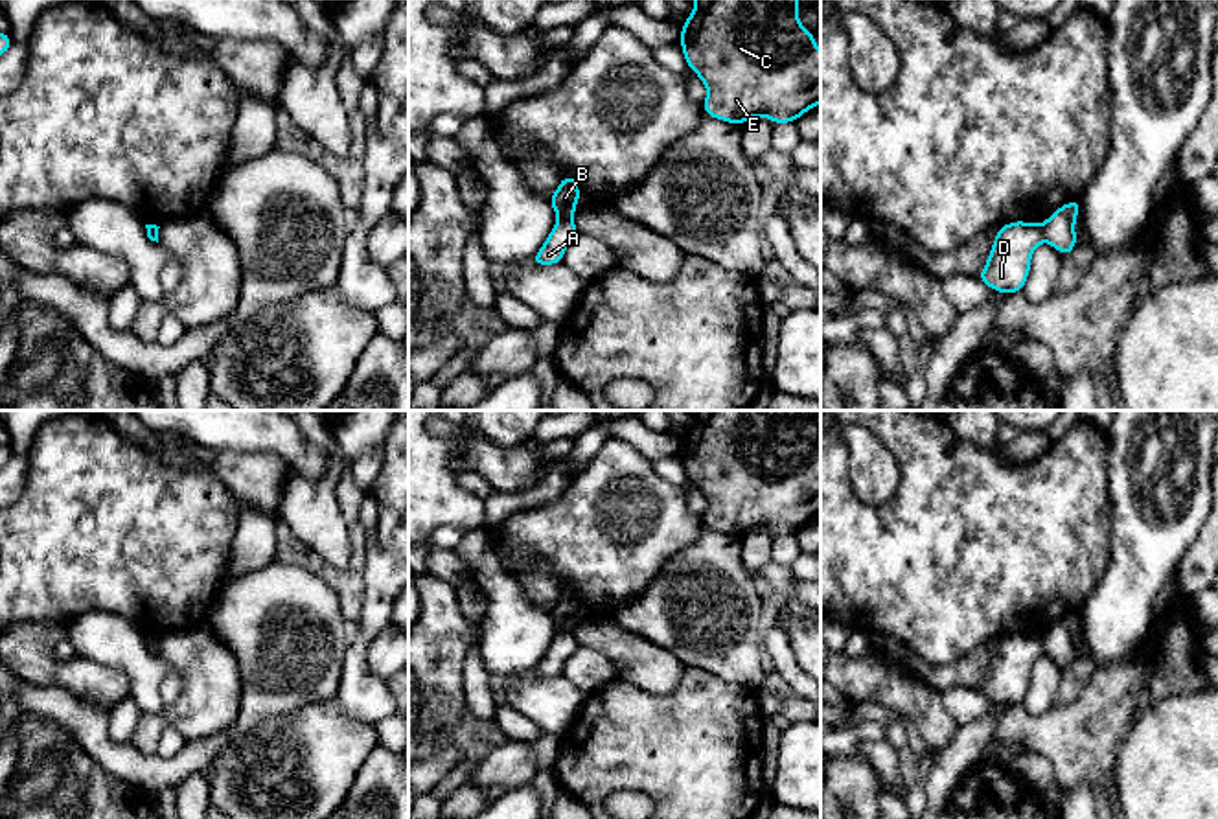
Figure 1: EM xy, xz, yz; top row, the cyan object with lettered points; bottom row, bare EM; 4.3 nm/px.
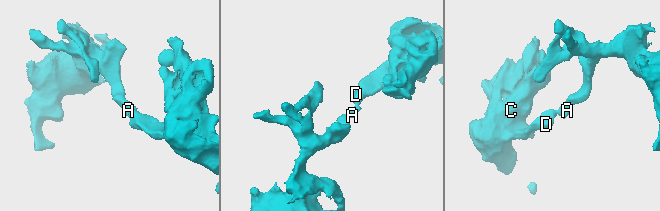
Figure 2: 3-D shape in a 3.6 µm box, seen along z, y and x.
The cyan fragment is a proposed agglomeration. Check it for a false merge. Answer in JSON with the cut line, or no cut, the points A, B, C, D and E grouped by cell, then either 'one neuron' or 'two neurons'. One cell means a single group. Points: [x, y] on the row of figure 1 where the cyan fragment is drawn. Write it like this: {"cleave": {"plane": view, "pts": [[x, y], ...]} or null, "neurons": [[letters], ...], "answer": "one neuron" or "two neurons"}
{"cleave": {"plane": "yz", "pts": [[1040, 225], [1044, 238]]}, "neurons": [["A"], ["B", "C", "D", "E"]], "answer": "two neurons"}

